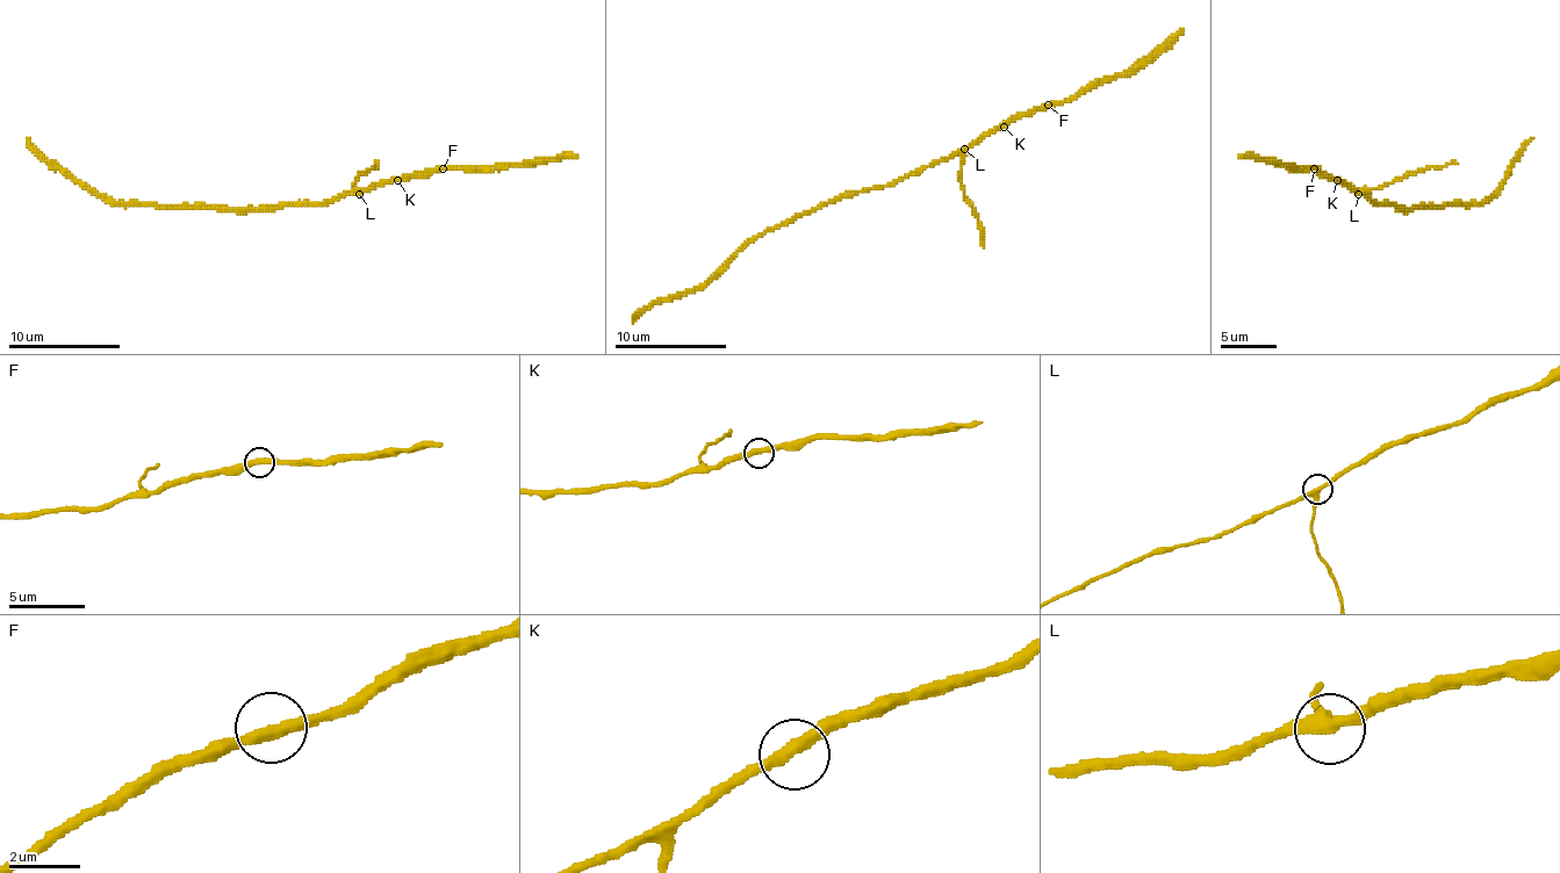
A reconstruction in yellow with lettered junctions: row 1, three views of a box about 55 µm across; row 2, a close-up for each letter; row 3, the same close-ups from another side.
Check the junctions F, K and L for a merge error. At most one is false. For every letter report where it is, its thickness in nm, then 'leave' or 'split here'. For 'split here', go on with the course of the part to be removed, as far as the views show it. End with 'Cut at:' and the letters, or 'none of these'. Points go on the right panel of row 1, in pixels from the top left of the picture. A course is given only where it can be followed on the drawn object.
F: (1314, 168) | 340 nm | leave
K: (1337, 180) | 360 nm | leave
L: (1358, 194) | 320 nm | leave
Cut at: none of these

